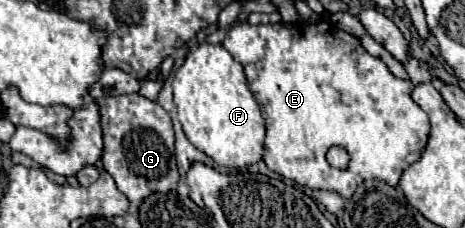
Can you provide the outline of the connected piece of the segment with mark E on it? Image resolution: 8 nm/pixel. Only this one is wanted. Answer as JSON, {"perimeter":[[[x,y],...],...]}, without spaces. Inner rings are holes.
{"perimeter":[[[320,20],[300,30],[284,28],[282,24],[250,26],[248,22],[240,22],[226,32],[222,46],[244,66],[250,92],[266,120],[264,162],[284,178],[310,190],[334,190],[342,198],[350,198],[356,186],[370,178],[386,180],[390,186],[396,186],[404,168],[422,156],[430,124],[424,110],[410,98],[410,80],[394,78],[380,58],[370,56],[362,48],[356,36],[346,34],[332,22]],[[332,146],[342,146],[350,154],[348,170],[330,168],[326,152]]]}

